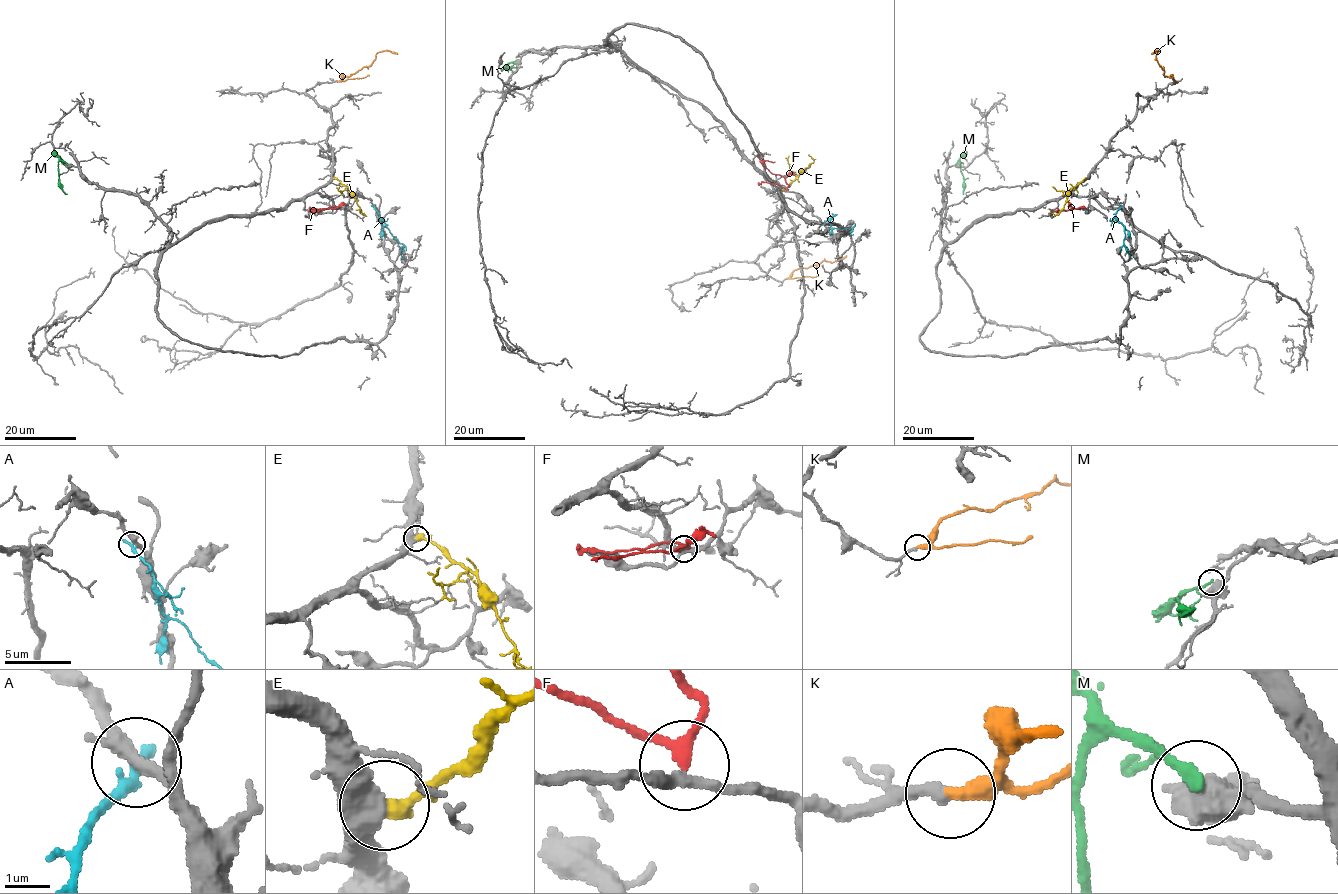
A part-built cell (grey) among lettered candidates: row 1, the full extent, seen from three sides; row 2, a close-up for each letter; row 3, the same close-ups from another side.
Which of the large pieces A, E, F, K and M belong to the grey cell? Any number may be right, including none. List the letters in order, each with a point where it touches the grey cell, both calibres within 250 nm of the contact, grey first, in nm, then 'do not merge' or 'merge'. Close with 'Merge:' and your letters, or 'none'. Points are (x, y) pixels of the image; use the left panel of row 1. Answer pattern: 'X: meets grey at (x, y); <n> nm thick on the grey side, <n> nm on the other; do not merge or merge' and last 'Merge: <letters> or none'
A: meets grey at (373, 206); 280 nm thick on the grey side, 320 nm on the other; do not merge
E: meets grey at (333, 178); 480 nm thick on the grey side, 360 nm on the other; do not merge
F: meets grey at (338, 208); 240 nm thick on the grey side, 220 nm on the other; do not merge
K: meets grey at (338, 81); 280 nm thick on the grey side, 360 nm on the other; merge
M: meets grey at (67, 164); 440 nm thick on the grey side, 240 nm on the other; do not merge
Merge: K

